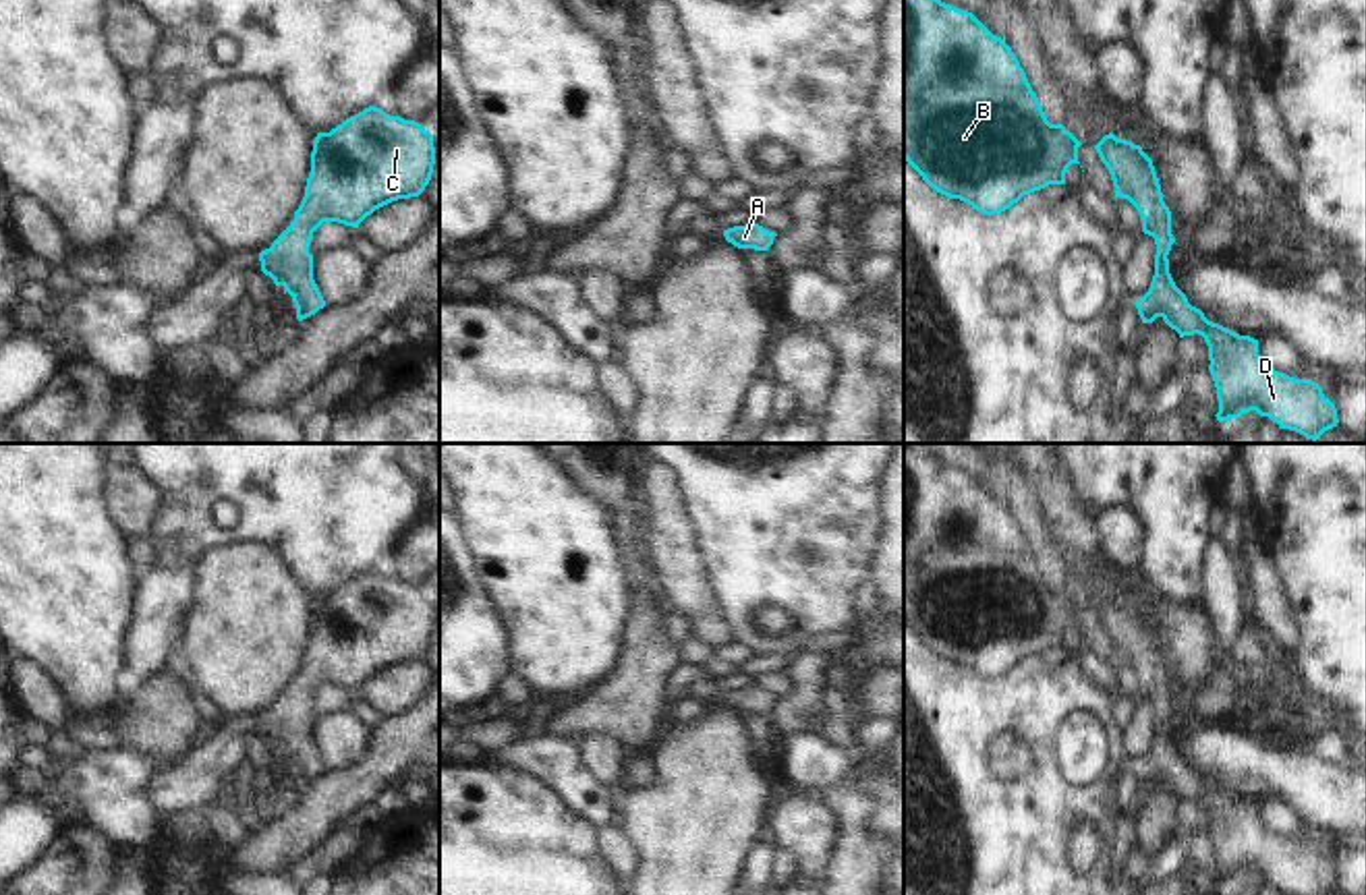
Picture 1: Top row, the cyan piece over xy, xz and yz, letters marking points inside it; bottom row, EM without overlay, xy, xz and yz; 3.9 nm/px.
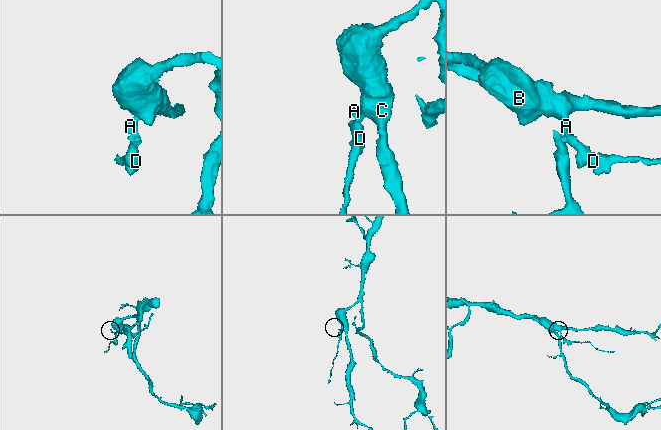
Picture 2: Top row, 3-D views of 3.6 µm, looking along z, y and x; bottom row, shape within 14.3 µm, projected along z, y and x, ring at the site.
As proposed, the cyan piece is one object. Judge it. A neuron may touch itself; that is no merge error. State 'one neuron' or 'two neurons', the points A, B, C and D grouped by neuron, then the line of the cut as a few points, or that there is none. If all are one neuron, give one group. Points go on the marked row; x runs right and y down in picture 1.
one neuron; A B C D; no cut

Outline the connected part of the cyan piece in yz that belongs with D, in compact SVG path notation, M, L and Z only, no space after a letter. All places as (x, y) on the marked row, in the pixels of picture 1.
M1105 135L1094 145L1107 166L1115 197L1128 199L1142 218L1142 232L1155 238L1155 276L1148 292L1134 305L1142 323L1161 317L1184 336L1202 336L1208 346L1208 371L1219 400L1219 423L1240 418L1256 410L1279 429L1289 429L1316 441L1325 431L1337 427L1337 408L1310 379L1296 379L1271 369L1258 354L1258 340L1240 336L1192 307L1169 273L1171 211L1163 201L1152 160L1132 141Z

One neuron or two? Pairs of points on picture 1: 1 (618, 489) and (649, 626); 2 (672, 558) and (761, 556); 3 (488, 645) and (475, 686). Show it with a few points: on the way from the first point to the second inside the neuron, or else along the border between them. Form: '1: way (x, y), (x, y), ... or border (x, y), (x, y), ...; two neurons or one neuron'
1: way (629, 523), (639, 547), (645, 593); one neuron
2: border (687, 512), (712, 593), (720, 603); two neurons
3: way (477, 655), (475, 676); one neuron

